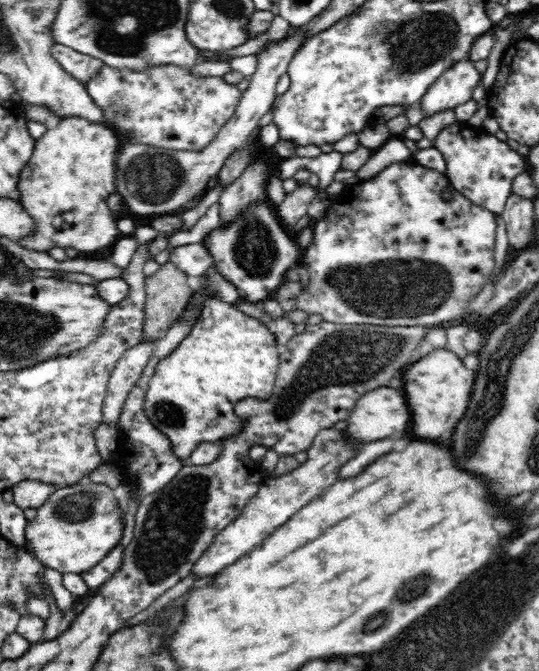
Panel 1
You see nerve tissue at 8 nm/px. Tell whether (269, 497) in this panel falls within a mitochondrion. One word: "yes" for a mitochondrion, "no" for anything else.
no

